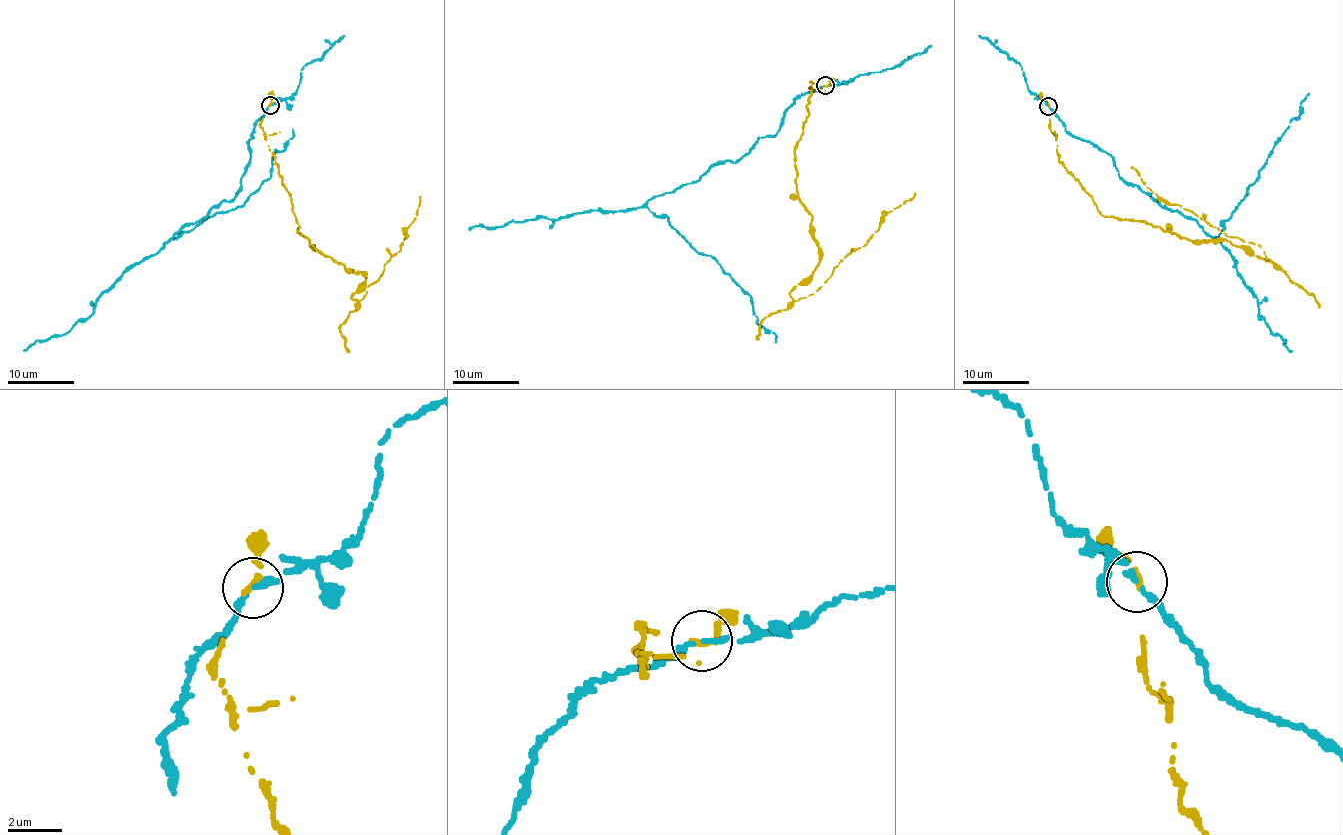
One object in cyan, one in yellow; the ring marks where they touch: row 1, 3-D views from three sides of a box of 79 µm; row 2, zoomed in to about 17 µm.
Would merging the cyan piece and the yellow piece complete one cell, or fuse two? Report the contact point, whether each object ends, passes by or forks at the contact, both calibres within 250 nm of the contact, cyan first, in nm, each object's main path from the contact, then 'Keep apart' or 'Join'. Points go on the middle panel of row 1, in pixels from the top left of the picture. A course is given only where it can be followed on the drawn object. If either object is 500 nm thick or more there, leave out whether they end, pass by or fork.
Place: (825, 85). At the ring cyan ends. At the ring yellow ends. Thickness 320 nm (cyan) against 240 nm. Course of cyan: (825, 85), (800, 94), (779, 131), (734, 162), (646, 202), (749, 295), (776, 342). Course of yellow: (825, 85), (810, 82), (795, 147), (795, 183), (819, 263), (790, 292), (795, 301), (813, 294), (915, 193). Keep apart

